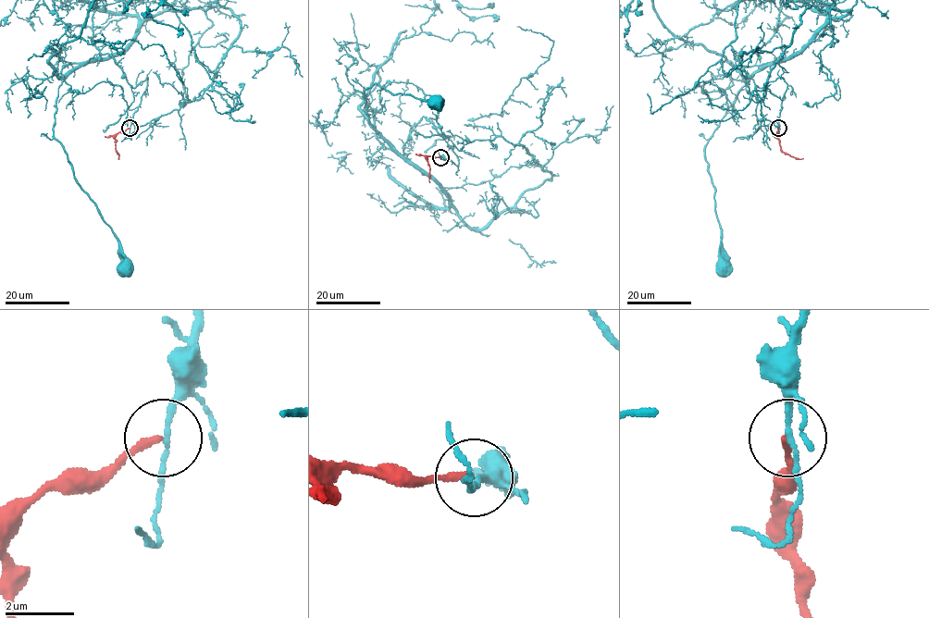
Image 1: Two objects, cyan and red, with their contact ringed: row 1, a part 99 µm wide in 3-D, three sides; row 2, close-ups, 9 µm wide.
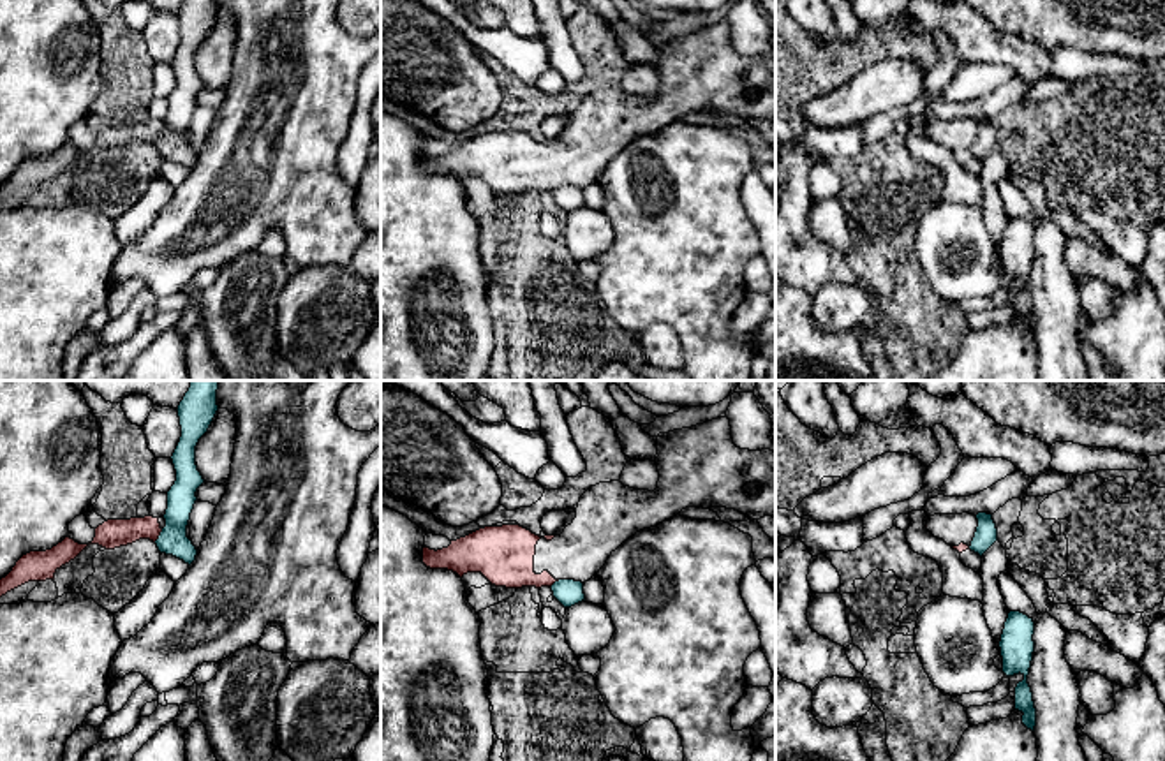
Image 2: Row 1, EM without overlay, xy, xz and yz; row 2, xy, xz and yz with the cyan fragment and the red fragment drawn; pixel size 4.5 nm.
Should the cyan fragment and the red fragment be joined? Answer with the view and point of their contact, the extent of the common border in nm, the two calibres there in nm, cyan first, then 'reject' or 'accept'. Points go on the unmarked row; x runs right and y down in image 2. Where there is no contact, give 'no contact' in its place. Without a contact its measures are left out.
contact xy (159, 141); length 80 nm; calibres 130 and 130 nm; reject

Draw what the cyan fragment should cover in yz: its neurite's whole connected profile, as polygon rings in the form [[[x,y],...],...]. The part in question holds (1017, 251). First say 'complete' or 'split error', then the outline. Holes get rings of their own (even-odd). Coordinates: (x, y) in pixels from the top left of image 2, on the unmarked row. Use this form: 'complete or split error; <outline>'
complete; [[[1010,217],[1001,240],[999,254],[1003,262],[1003,278],[1006,282],[1022,280],[1024,285],[1015,292],[1015,315],[1022,317],[1022,329],[1035,336],[1036,314],[1028,280],[1035,257],[1035,227],[1020,217]]]

